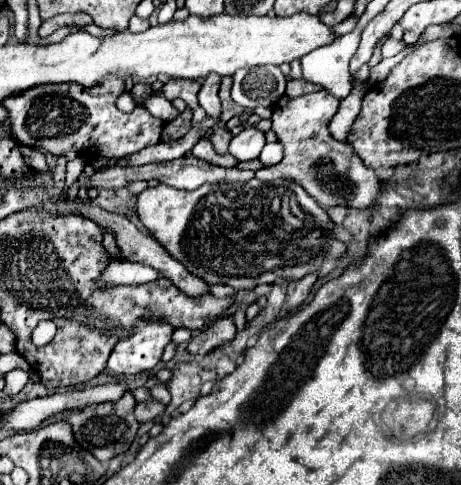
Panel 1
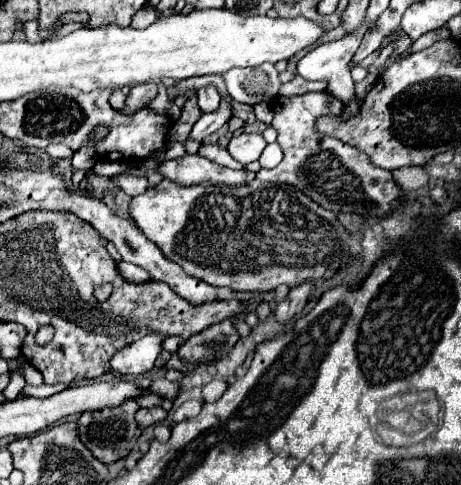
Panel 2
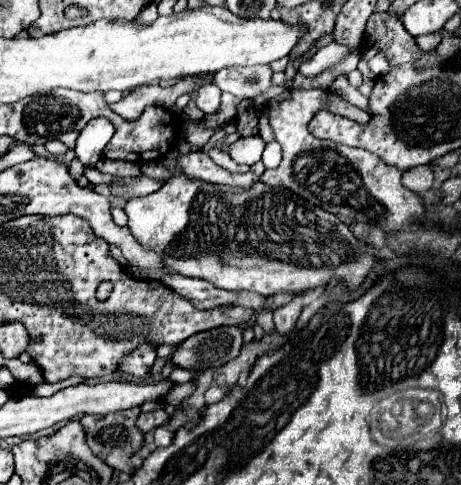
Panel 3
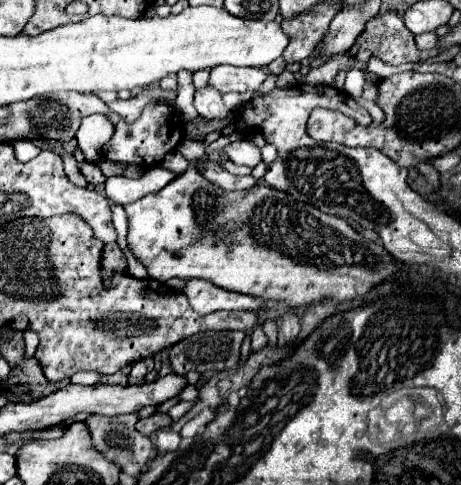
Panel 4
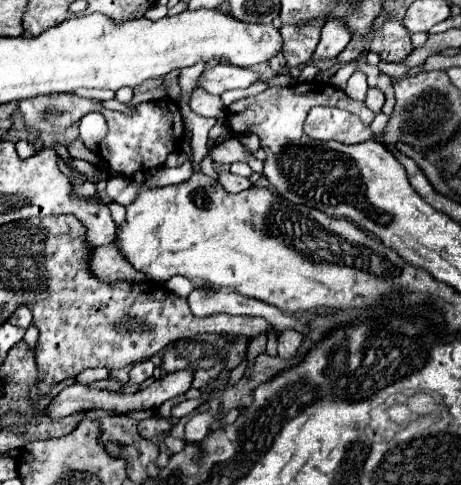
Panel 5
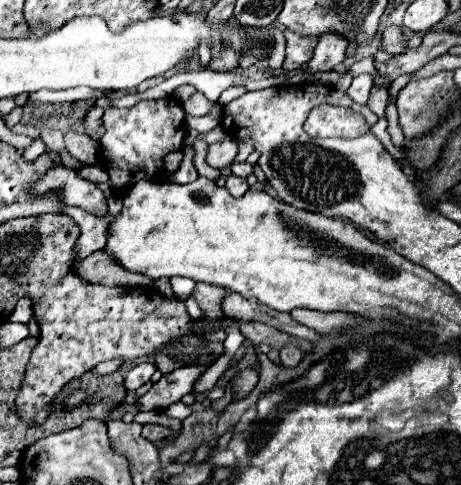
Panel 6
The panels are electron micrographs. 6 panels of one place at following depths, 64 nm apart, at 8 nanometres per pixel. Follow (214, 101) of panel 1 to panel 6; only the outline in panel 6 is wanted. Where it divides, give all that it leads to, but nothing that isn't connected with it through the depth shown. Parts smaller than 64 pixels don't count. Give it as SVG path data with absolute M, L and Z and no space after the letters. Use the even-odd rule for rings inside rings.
M196 92L194 96L190 96L190 98L182 104L182 108L184 108L184 112L186 112L188 116L204 116L204 114L208 114L208 112L214 108L214 104L208 102L202 92Z

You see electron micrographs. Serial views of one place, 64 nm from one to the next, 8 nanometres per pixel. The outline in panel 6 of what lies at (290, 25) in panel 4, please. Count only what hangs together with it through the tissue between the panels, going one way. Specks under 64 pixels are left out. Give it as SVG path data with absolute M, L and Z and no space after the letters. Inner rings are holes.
M284 30L286 36L286 58L282 64L284 72L292 72L292 70L300 70L302 64L306 64L312 58L314 46L316 46L316 38L302 38L296 36L294 32Z

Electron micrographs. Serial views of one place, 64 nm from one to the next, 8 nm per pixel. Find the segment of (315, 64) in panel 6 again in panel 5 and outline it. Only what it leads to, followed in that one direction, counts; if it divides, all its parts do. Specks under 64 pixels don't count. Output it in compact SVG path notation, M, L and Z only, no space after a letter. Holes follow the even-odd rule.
M330 20L322 28L320 42L314 52L314 60L330 60L336 58L346 44L350 42L352 32L348 32L348 26L342 20Z

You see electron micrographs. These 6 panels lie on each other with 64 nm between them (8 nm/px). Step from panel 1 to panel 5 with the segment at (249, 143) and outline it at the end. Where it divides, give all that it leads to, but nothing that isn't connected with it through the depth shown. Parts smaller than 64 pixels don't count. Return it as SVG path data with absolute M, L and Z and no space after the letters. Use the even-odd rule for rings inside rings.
M228 138L220 144L216 144L214 148L210 148L210 158L216 164L234 164L234 162L248 162L250 168L258 174L262 174L262 162L256 160L252 154L248 154L244 150L244 146L240 144L238 138Z

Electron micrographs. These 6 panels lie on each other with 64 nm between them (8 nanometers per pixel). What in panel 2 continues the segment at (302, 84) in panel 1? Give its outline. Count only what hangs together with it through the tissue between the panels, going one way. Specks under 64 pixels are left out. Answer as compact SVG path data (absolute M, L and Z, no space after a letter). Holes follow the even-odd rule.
M294 76L294 80L286 82L280 86L280 96L298 96L298 94L306 94L312 90L326 90L326 82L324 80L316 80L316 82L308 82L302 76Z

